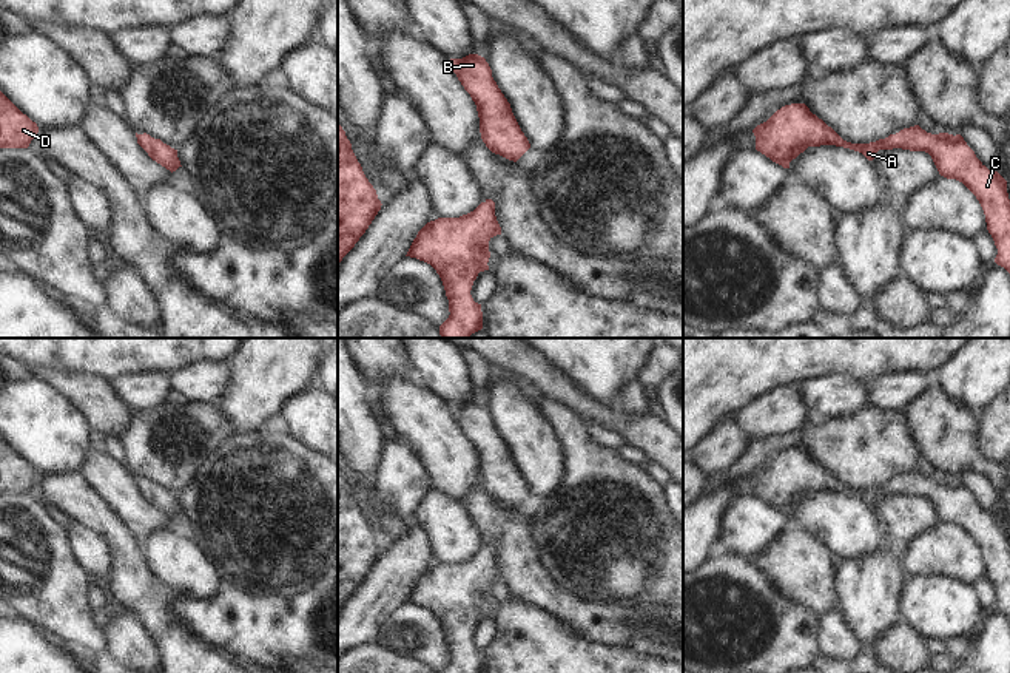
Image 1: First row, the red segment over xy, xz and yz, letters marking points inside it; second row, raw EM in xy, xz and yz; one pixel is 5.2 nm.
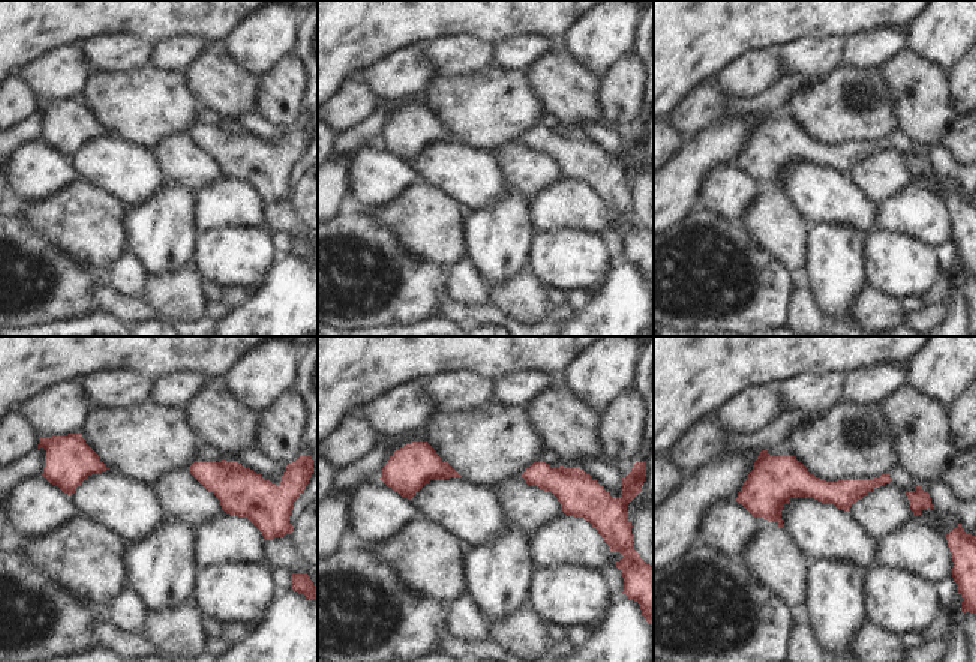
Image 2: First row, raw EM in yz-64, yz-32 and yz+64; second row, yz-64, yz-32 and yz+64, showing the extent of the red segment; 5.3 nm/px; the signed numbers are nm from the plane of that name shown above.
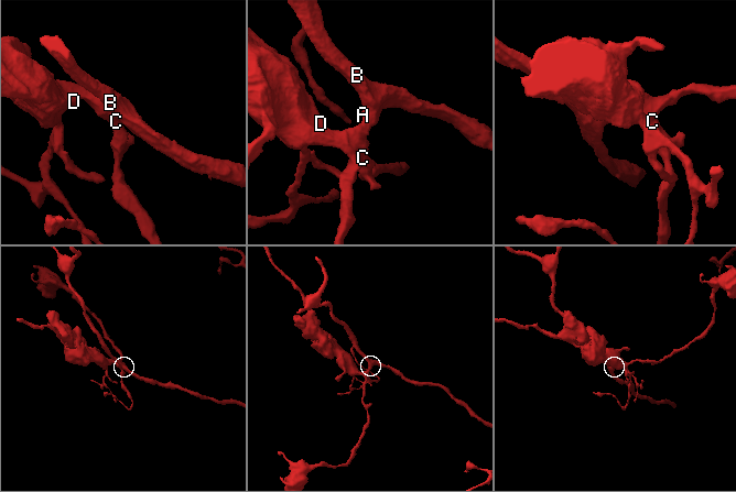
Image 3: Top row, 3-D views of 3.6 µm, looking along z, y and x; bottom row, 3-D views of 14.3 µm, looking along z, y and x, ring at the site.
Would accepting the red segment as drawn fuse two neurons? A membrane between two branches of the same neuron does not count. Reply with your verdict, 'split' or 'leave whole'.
leave whole

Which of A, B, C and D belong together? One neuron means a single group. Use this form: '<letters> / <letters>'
A B C D

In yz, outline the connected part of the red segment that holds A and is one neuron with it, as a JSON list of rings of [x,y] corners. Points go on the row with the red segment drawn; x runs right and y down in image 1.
[[[805,103],[777,110],[766,122],[752,130],[756,150],[773,162],[789,168],[789,162],[808,147],[836,145],[862,153],[873,161],[879,150],[902,148],[925,151],[941,176],[962,182],[979,201],[998,255],[995,262],[1010,273],[1010,199],[1007,181],[988,170],[961,134],[931,134],[919,125],[870,144],[843,140],[831,127],[810,111]]]

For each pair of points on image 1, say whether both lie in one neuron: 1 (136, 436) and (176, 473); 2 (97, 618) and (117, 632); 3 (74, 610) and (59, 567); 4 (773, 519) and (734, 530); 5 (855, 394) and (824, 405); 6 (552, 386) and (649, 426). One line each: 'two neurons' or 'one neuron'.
1: one neuron
2: two neurons
3: one neuron
4: one neuron
5: one neuron
6: one neuron

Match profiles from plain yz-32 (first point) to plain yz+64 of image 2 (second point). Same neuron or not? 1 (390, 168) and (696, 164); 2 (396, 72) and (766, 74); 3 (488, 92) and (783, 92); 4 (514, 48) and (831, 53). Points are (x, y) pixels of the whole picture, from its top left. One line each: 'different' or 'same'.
1: different
2: same
3: different
4: different

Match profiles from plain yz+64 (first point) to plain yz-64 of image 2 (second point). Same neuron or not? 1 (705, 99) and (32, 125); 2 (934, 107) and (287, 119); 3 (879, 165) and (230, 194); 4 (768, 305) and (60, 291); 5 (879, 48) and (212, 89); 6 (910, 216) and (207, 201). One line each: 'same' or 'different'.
1: different
2: different
3: different
4: same
5: different
6: same

